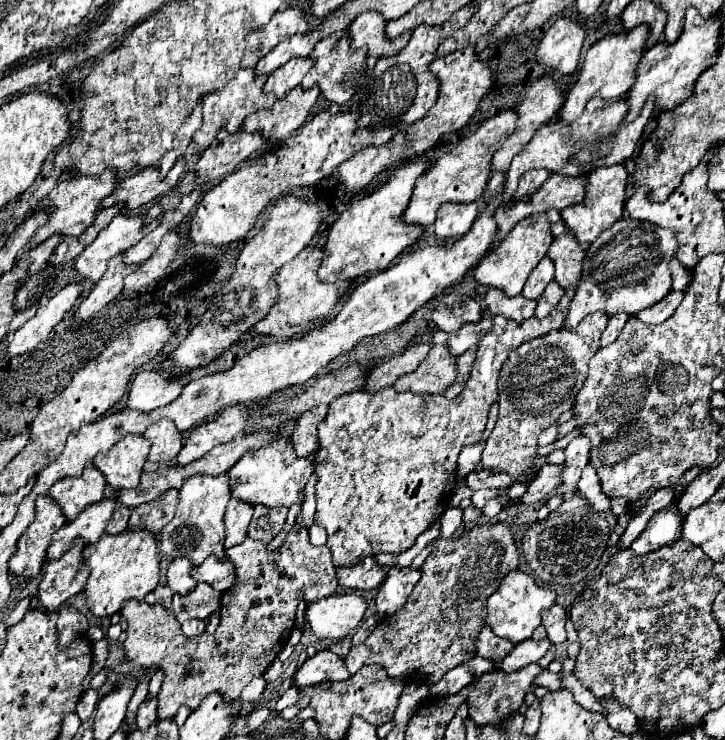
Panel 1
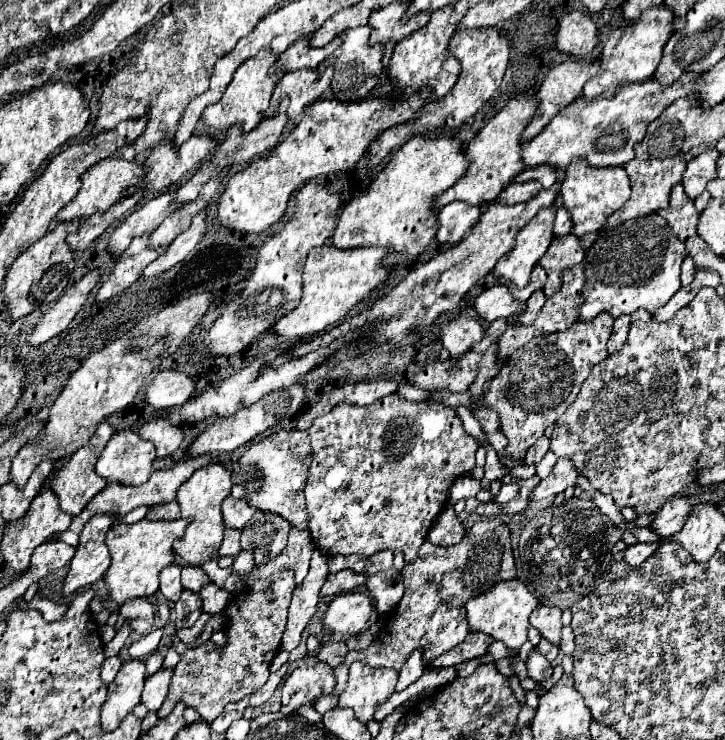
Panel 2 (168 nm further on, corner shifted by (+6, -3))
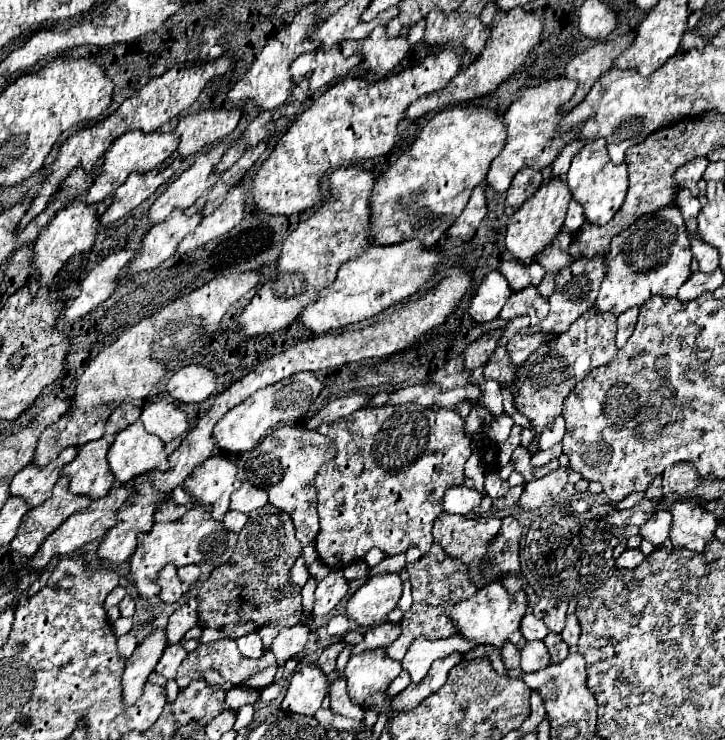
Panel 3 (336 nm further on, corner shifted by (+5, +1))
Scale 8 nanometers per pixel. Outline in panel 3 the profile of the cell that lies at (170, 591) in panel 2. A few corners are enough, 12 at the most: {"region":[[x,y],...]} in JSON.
{"region":[[175,565],[157,573],[159,599],[175,603],[181,599],[181,581]]}

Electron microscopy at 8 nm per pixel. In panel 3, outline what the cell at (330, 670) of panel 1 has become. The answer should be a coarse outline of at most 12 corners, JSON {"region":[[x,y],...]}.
{"region":[[315,665],[291,677],[281,707],[315,715],[327,695],[327,675]]}

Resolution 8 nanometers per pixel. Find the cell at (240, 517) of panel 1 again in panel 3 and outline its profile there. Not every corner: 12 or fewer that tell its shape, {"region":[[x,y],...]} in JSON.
{"region":[[251,481],[231,497],[231,509],[241,513],[261,509],[267,491]]}

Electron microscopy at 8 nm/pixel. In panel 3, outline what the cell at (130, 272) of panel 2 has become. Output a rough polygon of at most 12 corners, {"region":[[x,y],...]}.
{"region":[[173,209],[151,227],[131,273],[155,269],[177,251],[181,239],[203,219]]}

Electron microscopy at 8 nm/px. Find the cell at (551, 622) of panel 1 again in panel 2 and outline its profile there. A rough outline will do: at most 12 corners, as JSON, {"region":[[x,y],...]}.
{"region":[[540,605],[530,625],[552,645],[560,643],[562,609]]}

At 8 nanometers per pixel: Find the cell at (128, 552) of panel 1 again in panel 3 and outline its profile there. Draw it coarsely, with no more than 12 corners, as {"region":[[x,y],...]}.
{"region":[[195,505],[139,537],[131,579],[157,595],[167,563],[227,563],[237,533]]}

